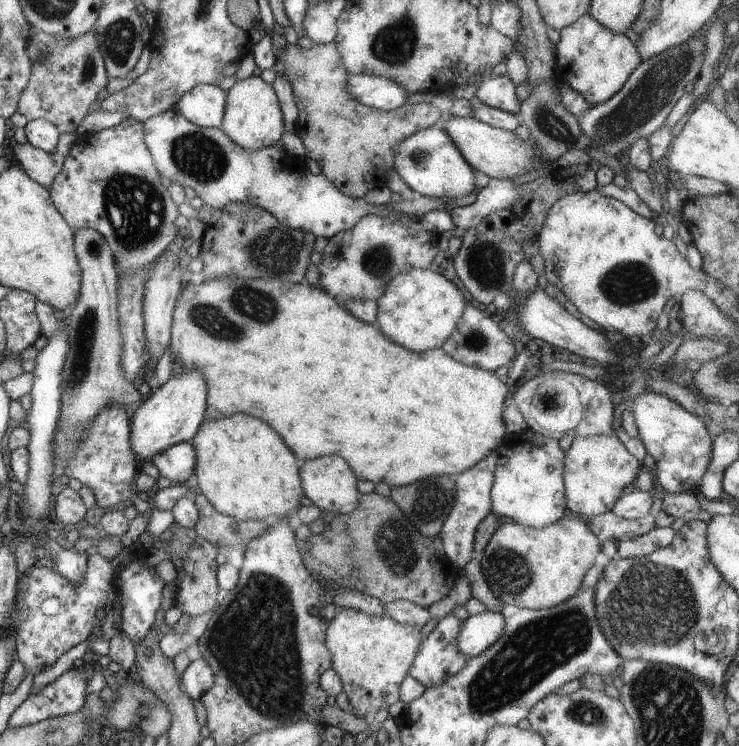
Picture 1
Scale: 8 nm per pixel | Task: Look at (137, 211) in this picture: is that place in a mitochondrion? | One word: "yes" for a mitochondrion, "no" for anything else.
yes

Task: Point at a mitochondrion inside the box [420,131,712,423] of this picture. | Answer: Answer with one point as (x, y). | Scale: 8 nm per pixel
(631, 283)

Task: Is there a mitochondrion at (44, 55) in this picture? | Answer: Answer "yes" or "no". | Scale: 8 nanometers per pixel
yes

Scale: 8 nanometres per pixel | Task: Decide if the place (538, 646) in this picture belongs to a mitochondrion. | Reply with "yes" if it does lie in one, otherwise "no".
yes

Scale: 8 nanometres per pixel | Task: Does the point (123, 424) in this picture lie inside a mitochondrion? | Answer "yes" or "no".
no

